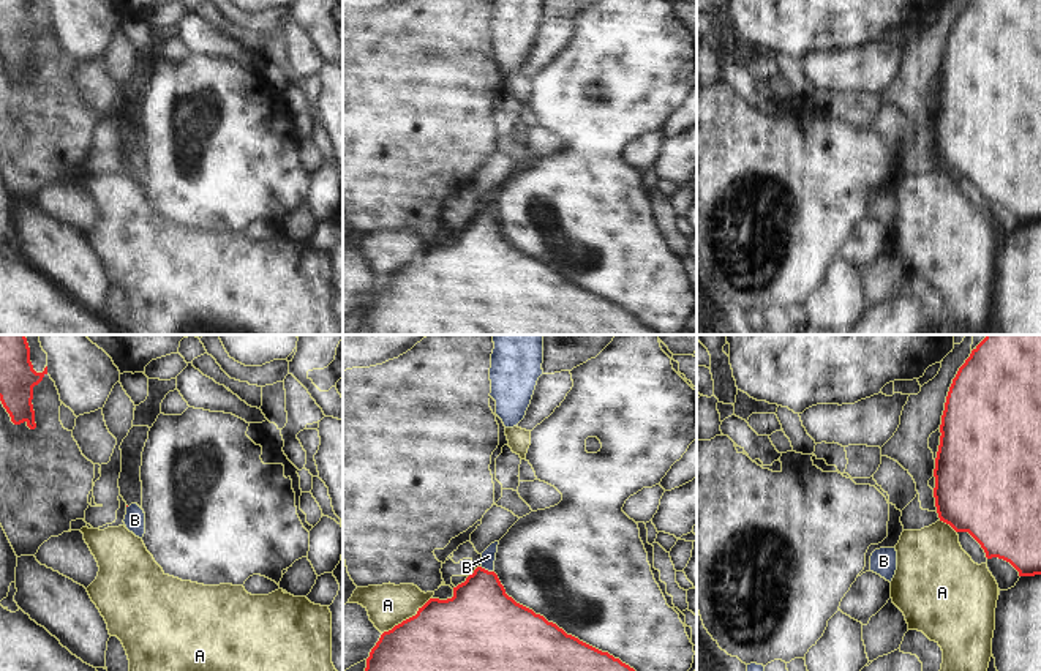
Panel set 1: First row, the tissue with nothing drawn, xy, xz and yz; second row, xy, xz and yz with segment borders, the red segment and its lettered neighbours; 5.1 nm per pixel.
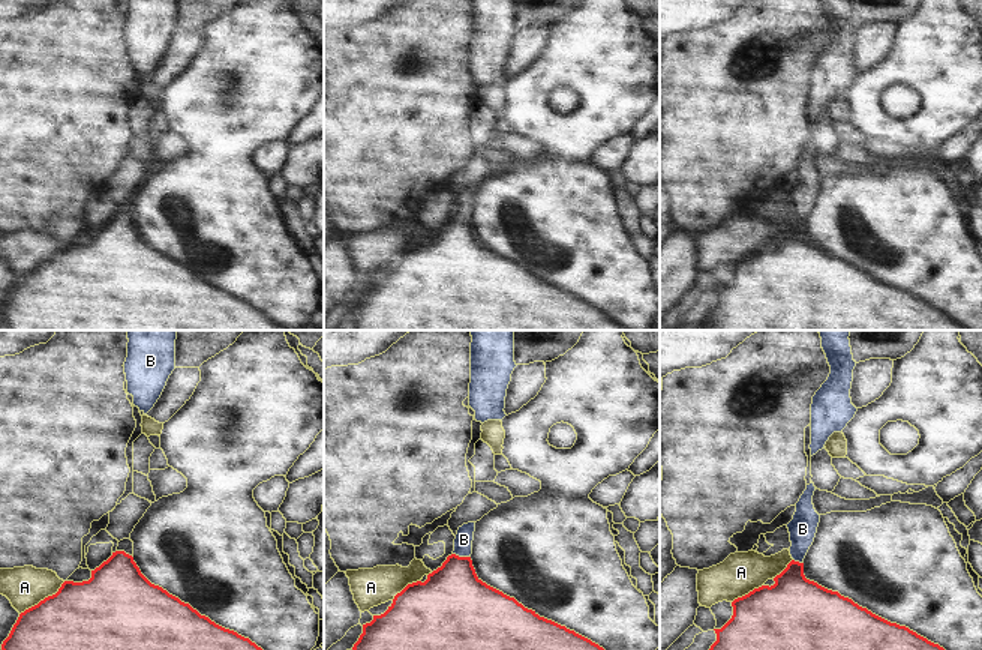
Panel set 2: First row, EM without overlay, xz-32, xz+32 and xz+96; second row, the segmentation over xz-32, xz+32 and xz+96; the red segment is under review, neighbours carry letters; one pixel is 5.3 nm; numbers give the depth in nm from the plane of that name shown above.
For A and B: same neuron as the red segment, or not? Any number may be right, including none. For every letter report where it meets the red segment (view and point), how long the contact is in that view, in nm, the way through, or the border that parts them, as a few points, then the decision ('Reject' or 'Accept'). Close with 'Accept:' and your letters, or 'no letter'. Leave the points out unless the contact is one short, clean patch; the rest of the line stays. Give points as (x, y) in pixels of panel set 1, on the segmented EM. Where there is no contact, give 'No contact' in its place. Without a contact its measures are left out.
A: Touches red at xz (406, 619). Shared border 320 nm. Reject
B: Touches red at xz (487, 570). Shared border 80 nm. Path across: xz (481, 618), (487, 570), (488, 556). Accept
Accept: B.

